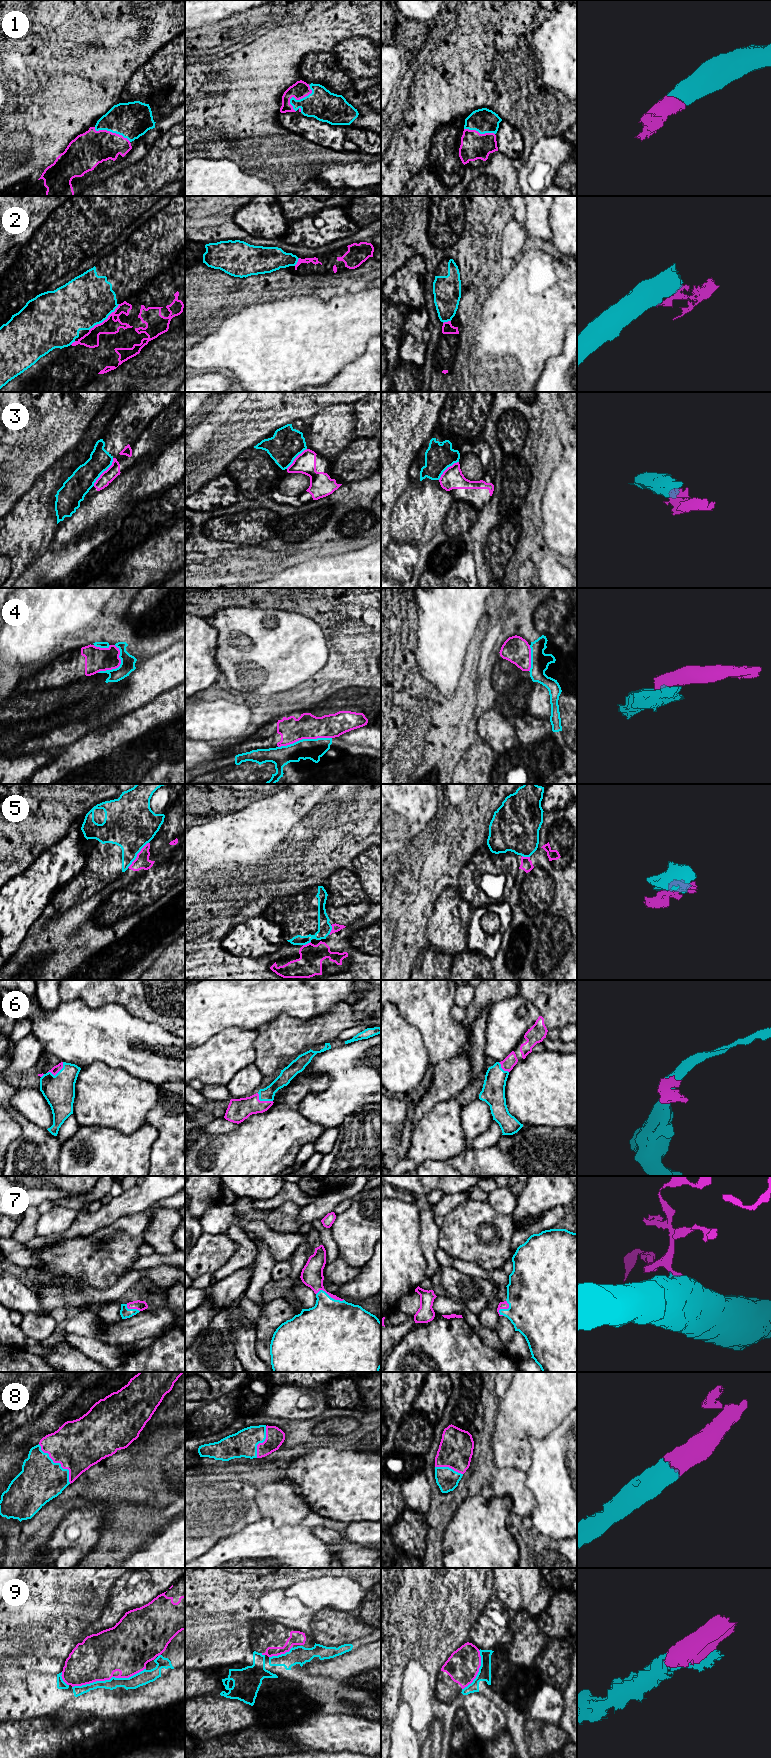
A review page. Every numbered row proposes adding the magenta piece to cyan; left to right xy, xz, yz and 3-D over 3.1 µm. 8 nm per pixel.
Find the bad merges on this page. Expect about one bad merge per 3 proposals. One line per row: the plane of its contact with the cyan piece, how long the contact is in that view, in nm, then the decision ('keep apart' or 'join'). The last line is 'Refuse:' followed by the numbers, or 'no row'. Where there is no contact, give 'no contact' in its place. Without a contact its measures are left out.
1: xz | 240 nm | join
2: xy | 320 nm | keep apart
3: xy | 280 nm | keep apart
4: xz | 440 nm | keep apart
5: xy | 260 nm | keep apart
6: xy | 160 nm | join
7: xz | 240 nm | join
8: xy | 420 nm | join
9: xy | 600 nm | keep apart
Refuse: 2, 3, 4, 5, 9

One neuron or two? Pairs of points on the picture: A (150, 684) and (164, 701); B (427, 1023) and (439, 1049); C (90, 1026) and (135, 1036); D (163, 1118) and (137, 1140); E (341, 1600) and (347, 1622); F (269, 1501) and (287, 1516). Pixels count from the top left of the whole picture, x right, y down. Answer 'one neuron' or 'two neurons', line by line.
A: two neurons
B: one neuron
C: one neuron
D: two neurons
E: two neurons
F: one neuron

